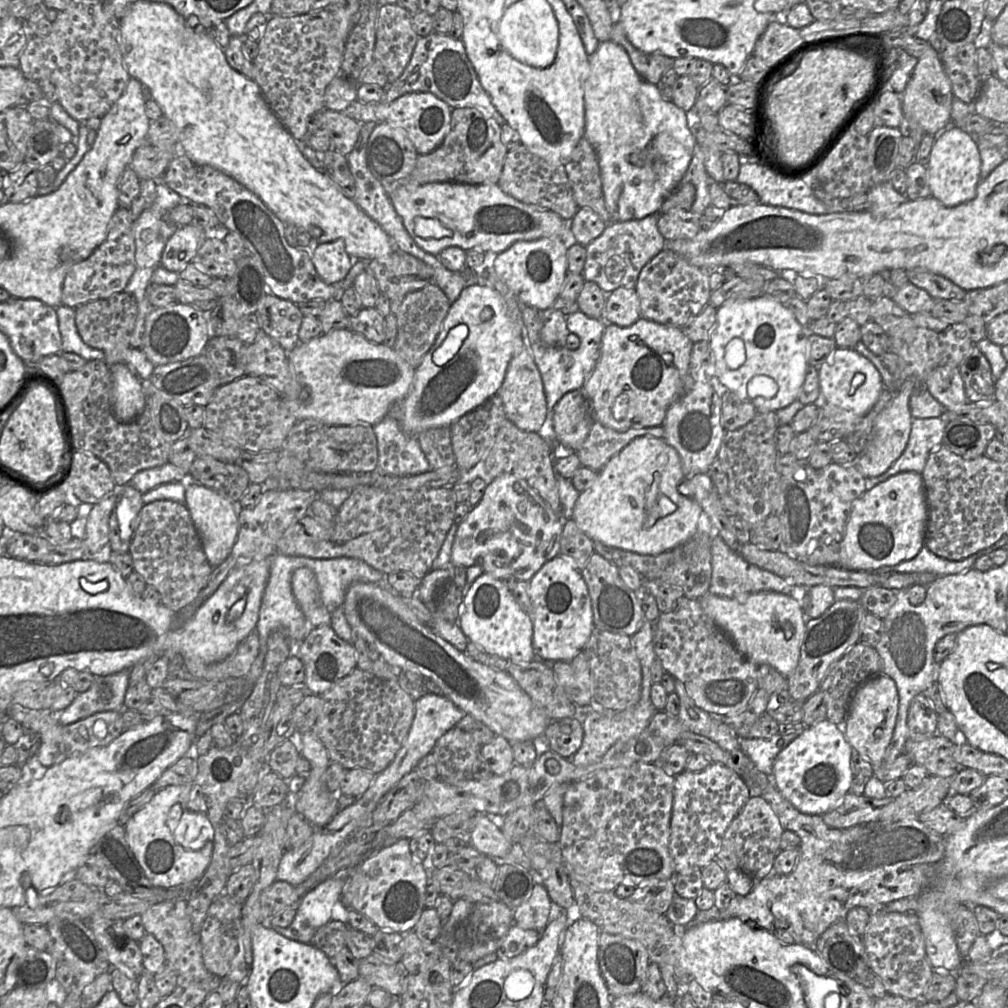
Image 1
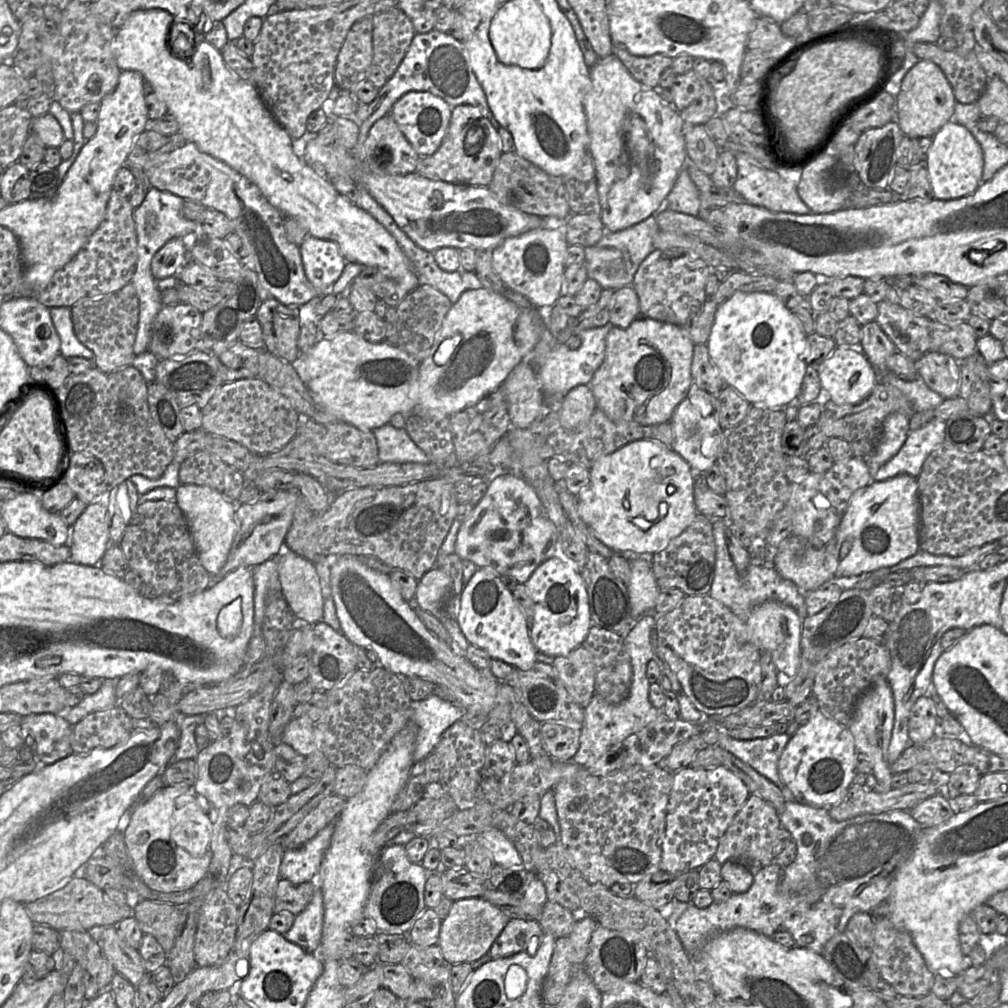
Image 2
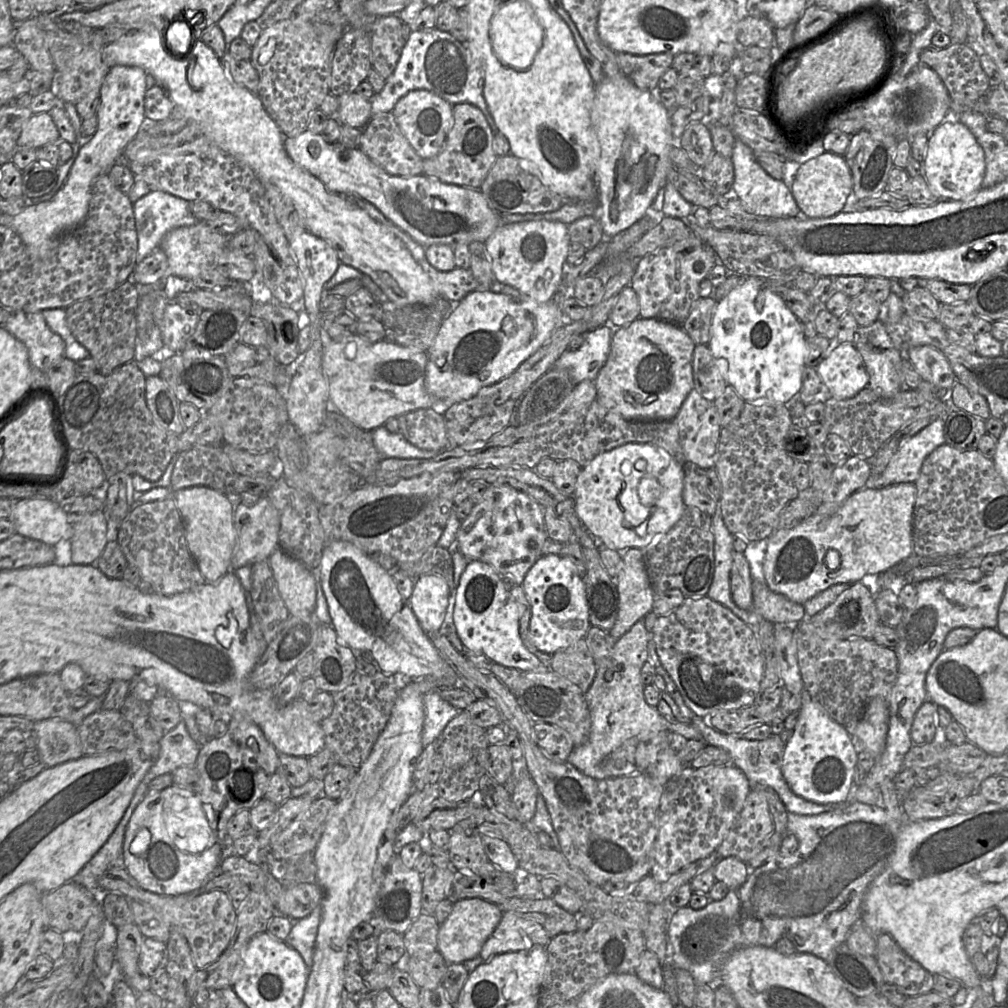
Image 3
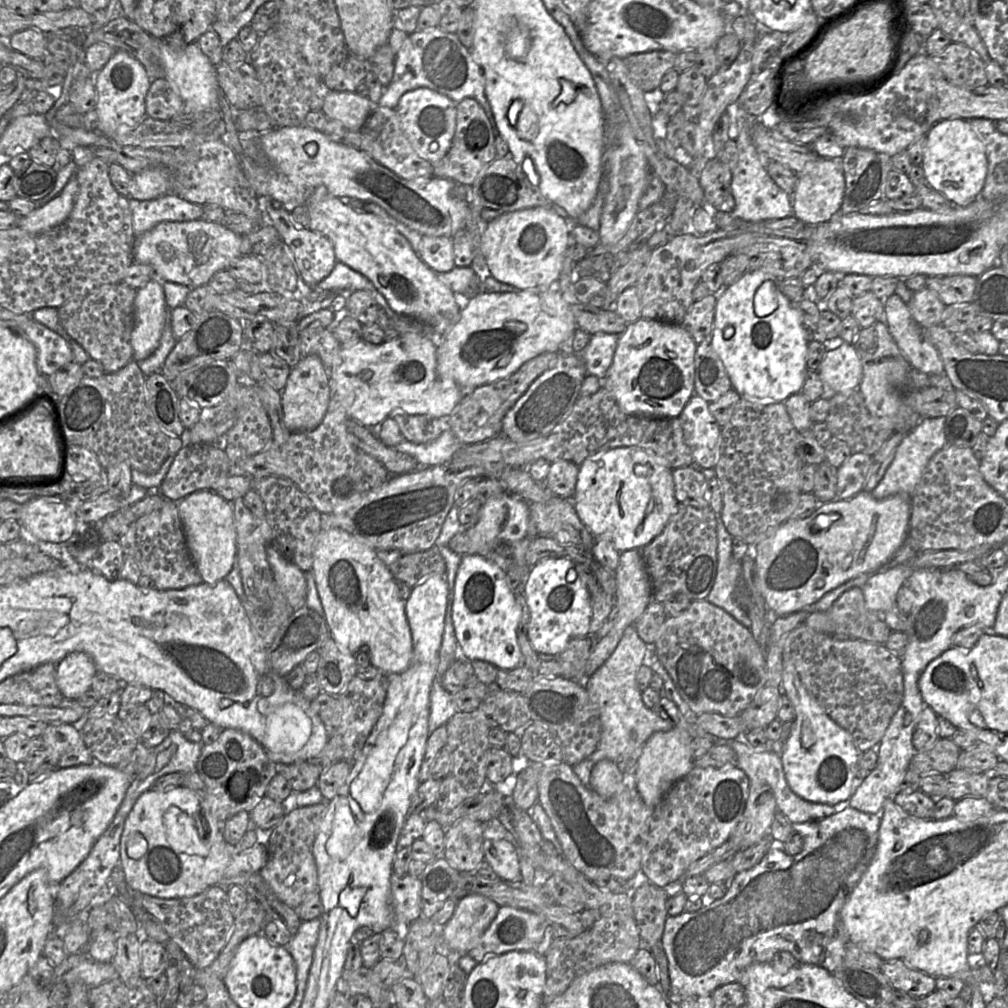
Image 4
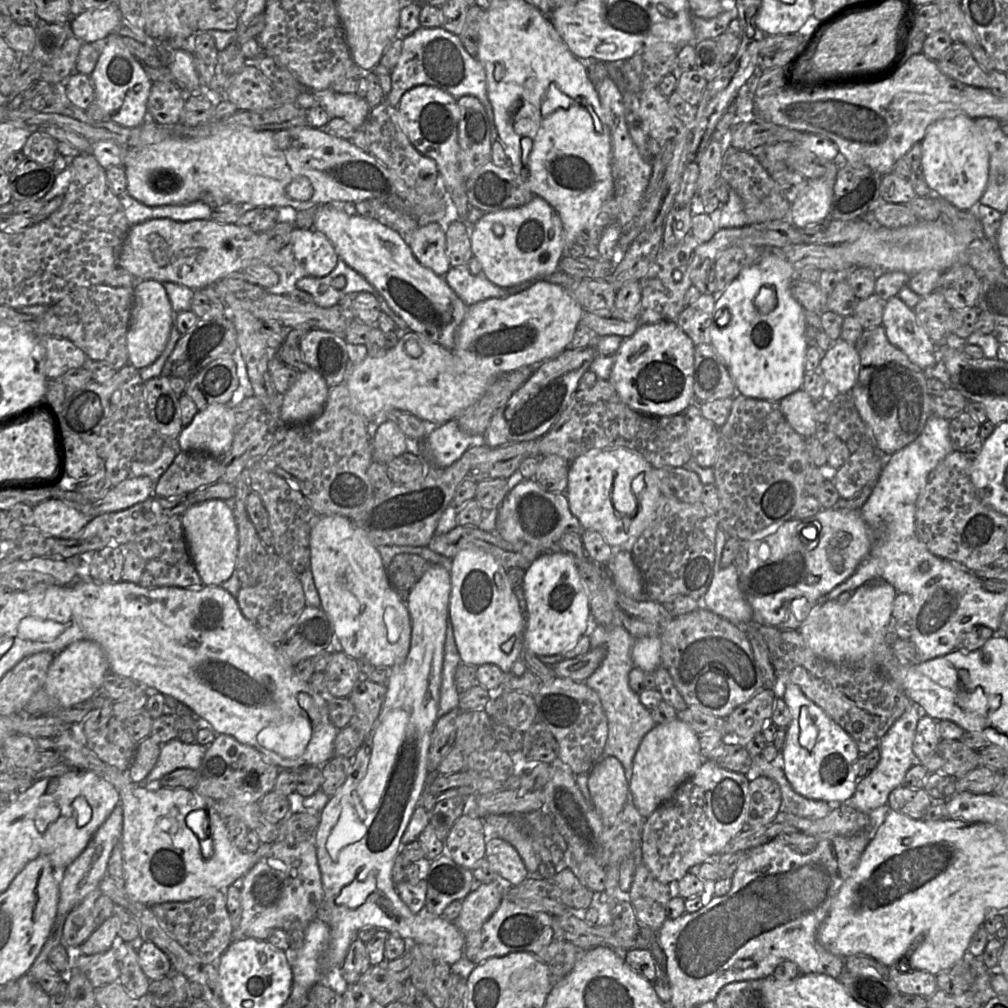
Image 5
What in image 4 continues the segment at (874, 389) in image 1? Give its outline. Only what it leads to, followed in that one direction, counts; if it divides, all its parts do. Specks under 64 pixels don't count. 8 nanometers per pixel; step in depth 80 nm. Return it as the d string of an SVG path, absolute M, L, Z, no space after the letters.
M843 343L827 350L817 372L824 385L837 394L858 390L862 365L854 345Z

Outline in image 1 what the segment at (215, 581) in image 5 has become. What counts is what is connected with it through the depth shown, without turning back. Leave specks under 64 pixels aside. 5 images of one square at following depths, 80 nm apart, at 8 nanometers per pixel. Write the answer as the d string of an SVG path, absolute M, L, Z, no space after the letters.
M186 480L185 505L202 542L208 562L215 568L229 556L238 533L238 502L232 502L220 493Z

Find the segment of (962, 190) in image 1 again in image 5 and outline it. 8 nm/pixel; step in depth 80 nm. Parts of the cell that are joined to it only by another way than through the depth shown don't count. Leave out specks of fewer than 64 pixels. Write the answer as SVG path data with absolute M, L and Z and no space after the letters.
M953 114L935 121L921 141L921 167L933 195L960 210L973 210L982 197L989 178L989 153L975 119Z

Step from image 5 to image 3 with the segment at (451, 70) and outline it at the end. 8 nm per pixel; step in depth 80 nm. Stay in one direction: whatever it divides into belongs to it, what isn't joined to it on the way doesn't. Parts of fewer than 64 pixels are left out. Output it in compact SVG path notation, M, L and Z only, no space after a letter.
M434 28L410 33L394 72L386 79L383 89L371 99L371 117L392 112L398 100L413 90L427 90L451 105L475 105L483 112L493 135L498 134L499 130L483 96L483 69L473 60L467 47L449 32Z

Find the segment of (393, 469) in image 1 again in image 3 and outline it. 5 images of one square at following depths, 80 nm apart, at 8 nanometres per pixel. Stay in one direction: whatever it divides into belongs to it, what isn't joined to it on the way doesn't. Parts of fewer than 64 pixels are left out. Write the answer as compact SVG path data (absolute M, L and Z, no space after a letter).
M384 425L371 431L374 445L381 459L431 459L438 451L425 450L408 442L402 433L391 433Z

